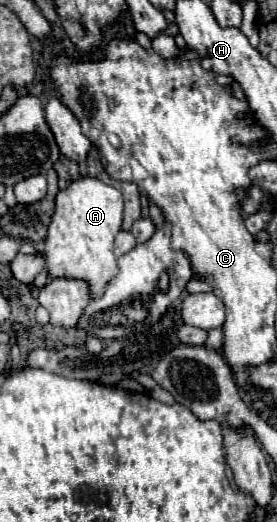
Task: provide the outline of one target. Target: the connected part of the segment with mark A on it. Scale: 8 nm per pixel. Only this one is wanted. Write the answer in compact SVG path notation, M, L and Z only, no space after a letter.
M93 177L71 181L67 189L59 191L55 199L55 215L45 237L45 259L49 275L87 281L91 297L101 297L107 281L111 281L111 277L117 273L113 239L121 231L121 219L123 197L115 187Z

